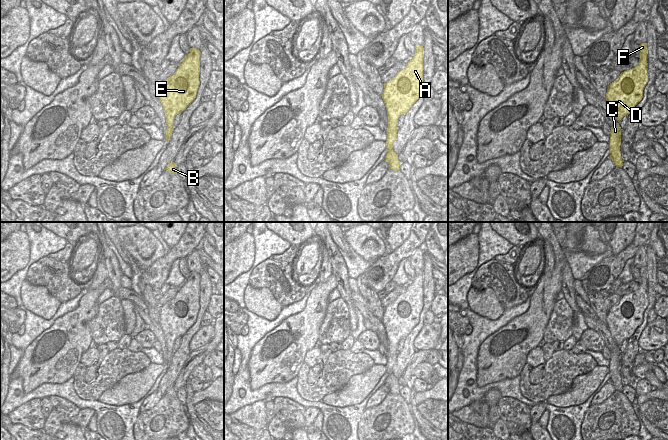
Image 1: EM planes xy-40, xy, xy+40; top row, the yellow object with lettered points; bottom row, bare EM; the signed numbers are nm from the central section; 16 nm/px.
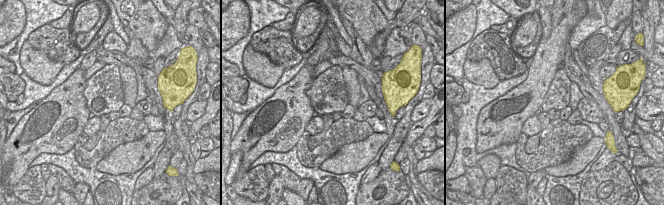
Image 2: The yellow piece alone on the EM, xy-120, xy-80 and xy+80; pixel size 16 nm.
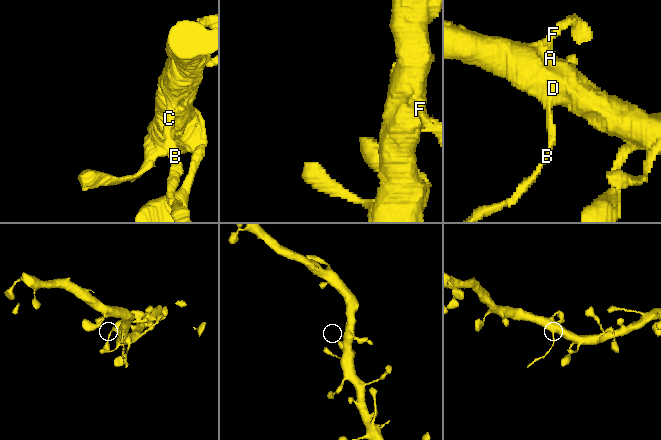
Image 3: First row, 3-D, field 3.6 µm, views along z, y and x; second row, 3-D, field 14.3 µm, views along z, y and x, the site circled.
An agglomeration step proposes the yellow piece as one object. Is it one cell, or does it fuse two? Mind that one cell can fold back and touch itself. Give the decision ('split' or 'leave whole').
split

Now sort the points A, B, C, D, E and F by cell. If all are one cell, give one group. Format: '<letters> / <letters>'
A D E F / B C

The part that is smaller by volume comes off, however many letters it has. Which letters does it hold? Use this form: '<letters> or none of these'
B, C

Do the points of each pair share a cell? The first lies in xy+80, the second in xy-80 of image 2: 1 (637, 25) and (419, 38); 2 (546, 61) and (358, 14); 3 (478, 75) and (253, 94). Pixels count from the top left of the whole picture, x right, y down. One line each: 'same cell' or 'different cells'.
1: same cell
2: different cells
3: different cells

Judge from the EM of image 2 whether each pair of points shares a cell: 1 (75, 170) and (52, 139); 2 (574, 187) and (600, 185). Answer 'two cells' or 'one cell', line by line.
1: two cells
2: two cells

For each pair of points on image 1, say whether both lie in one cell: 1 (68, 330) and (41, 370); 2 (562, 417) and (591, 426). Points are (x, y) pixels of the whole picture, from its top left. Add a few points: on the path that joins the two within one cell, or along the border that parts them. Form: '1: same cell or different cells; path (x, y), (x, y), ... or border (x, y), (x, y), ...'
1: same cell; path (66, 340), (63, 347), (50, 360)
2: different cells; border (590, 404), (580, 429)

